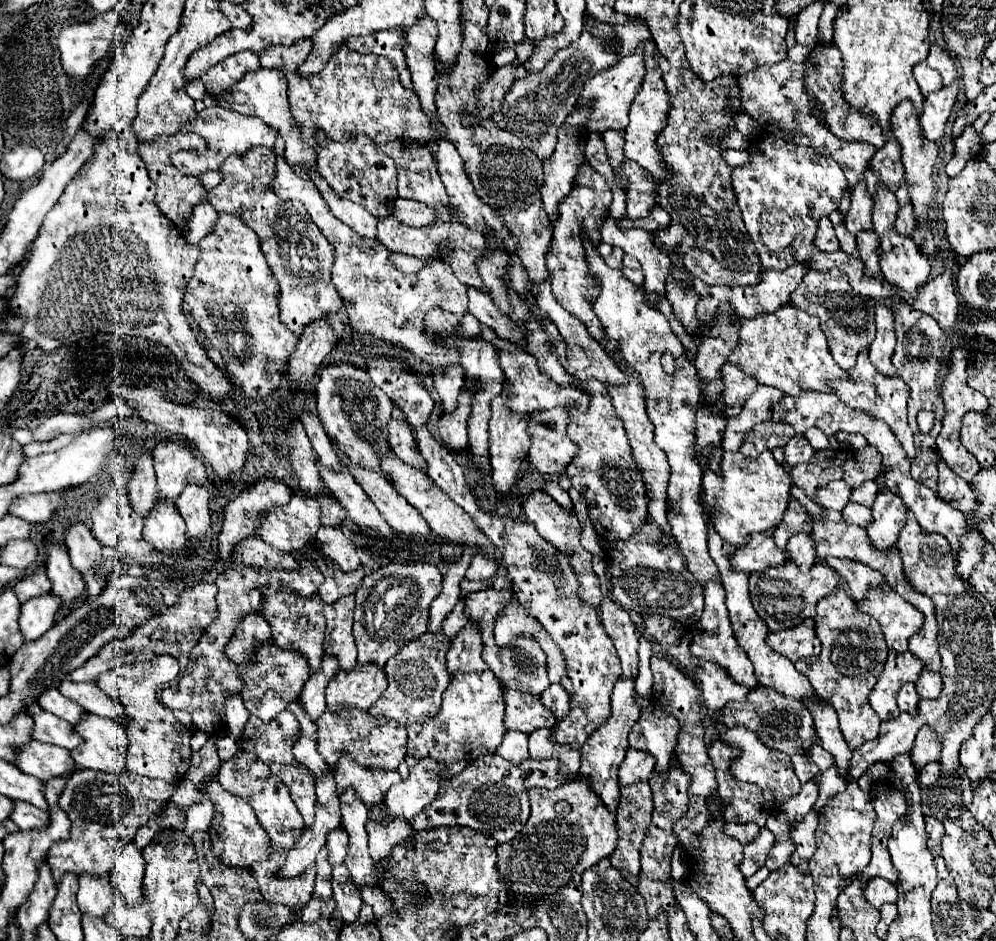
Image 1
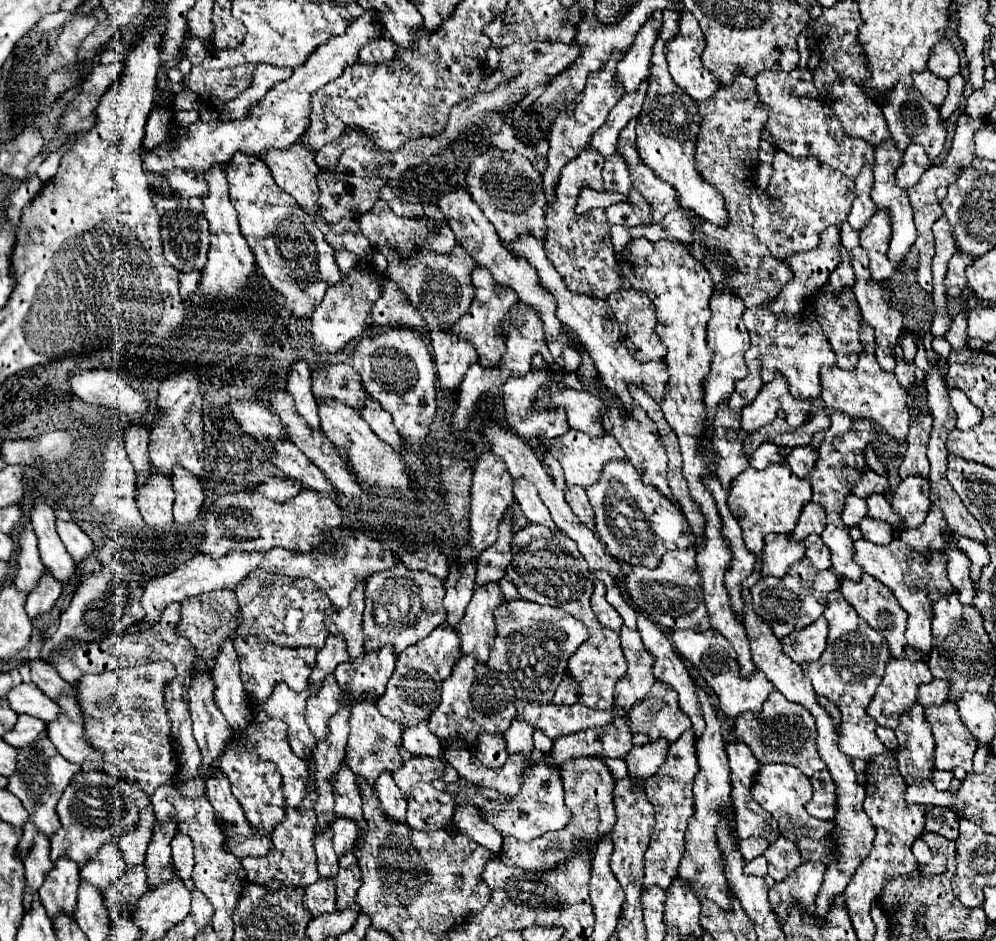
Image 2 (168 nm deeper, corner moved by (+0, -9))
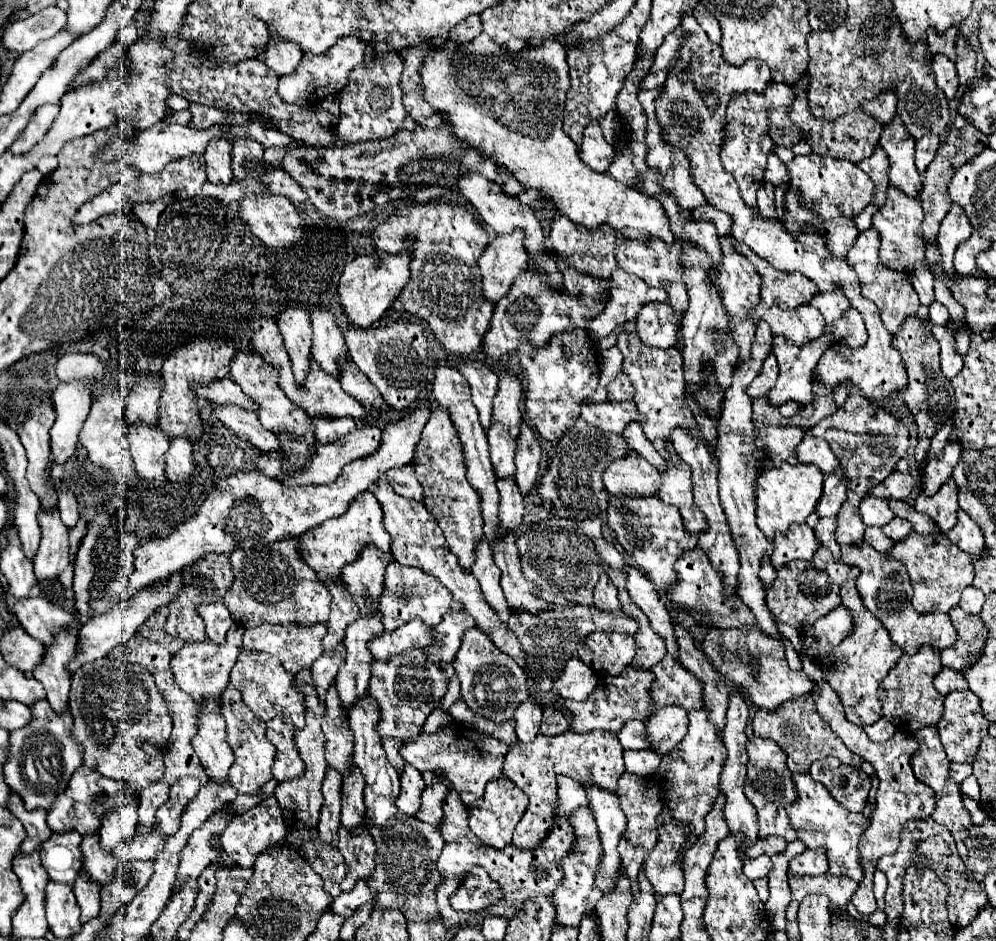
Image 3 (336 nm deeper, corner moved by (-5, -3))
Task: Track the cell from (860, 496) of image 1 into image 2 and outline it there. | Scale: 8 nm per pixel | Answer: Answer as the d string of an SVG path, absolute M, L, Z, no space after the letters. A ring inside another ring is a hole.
M874 494L874 496L866 498L866 502L868 502L868 516L870 516L870 518L884 520L884 522L892 524L892 528L894 528L896 532L906 530L902 518L900 518L898 514L894 514L894 510L892 510L890 502L886 500L886 496L882 496L882 494Z

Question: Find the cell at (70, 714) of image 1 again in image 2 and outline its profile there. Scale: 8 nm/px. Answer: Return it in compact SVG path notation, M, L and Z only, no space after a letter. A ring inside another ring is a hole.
M20 684L14 690L6 694L6 700L14 712L24 712L34 718L40 718L44 722L52 722L58 716L58 706L54 700L46 698L42 690L38 690L34 684Z

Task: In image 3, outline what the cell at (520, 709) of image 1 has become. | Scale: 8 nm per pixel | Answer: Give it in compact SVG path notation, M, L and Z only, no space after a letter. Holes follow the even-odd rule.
M625 668L619 676L607 676L599 678L593 694L583 700L563 700L561 708L571 712L571 732L591 732L591 730L609 730L619 732L627 720L649 720L651 718L651 696L649 688L655 680L651 670L635 670Z

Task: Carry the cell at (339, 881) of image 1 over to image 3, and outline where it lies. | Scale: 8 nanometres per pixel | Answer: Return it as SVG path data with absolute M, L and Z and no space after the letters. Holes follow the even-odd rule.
M367 824L353 828L353 830L345 830L339 828L339 852L345 858L345 866L347 866L347 876L341 884L341 890L351 890L359 880L371 876L373 868L375 868L375 844L373 838L369 836Z

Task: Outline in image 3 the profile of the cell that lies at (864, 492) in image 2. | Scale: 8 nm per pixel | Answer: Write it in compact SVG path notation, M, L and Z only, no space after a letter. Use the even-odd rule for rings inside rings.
M891 472L891 476L887 476L887 480L883 480L883 484L877 484L875 488L871 488L871 496L877 498L895 498L895 500L905 500L911 492L913 492L913 476L901 474L901 472Z

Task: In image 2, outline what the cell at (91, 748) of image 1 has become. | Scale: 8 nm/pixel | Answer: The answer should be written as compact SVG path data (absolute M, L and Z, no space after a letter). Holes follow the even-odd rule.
M60 696L54 702L60 706L60 712L58 718L48 724L48 736L58 752L66 760L80 764L84 772L102 770L102 754L84 740L84 722L76 706L76 698Z

